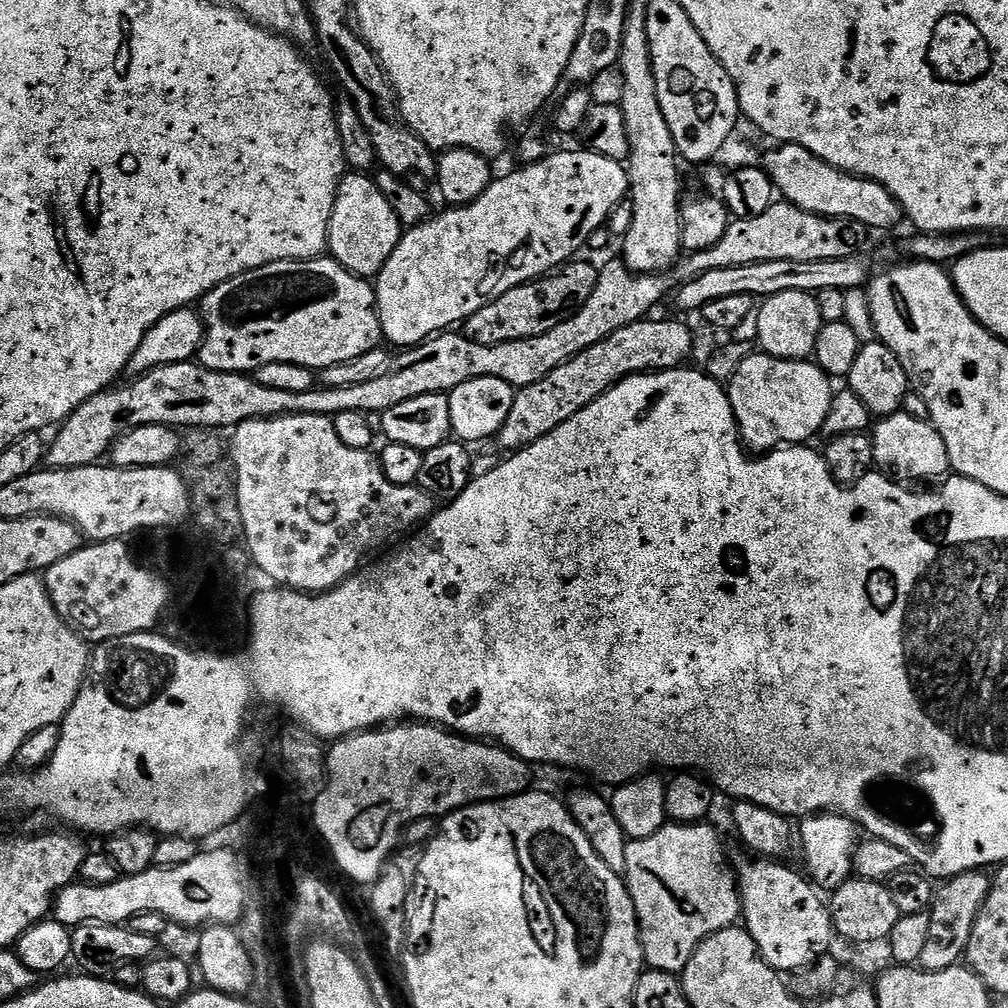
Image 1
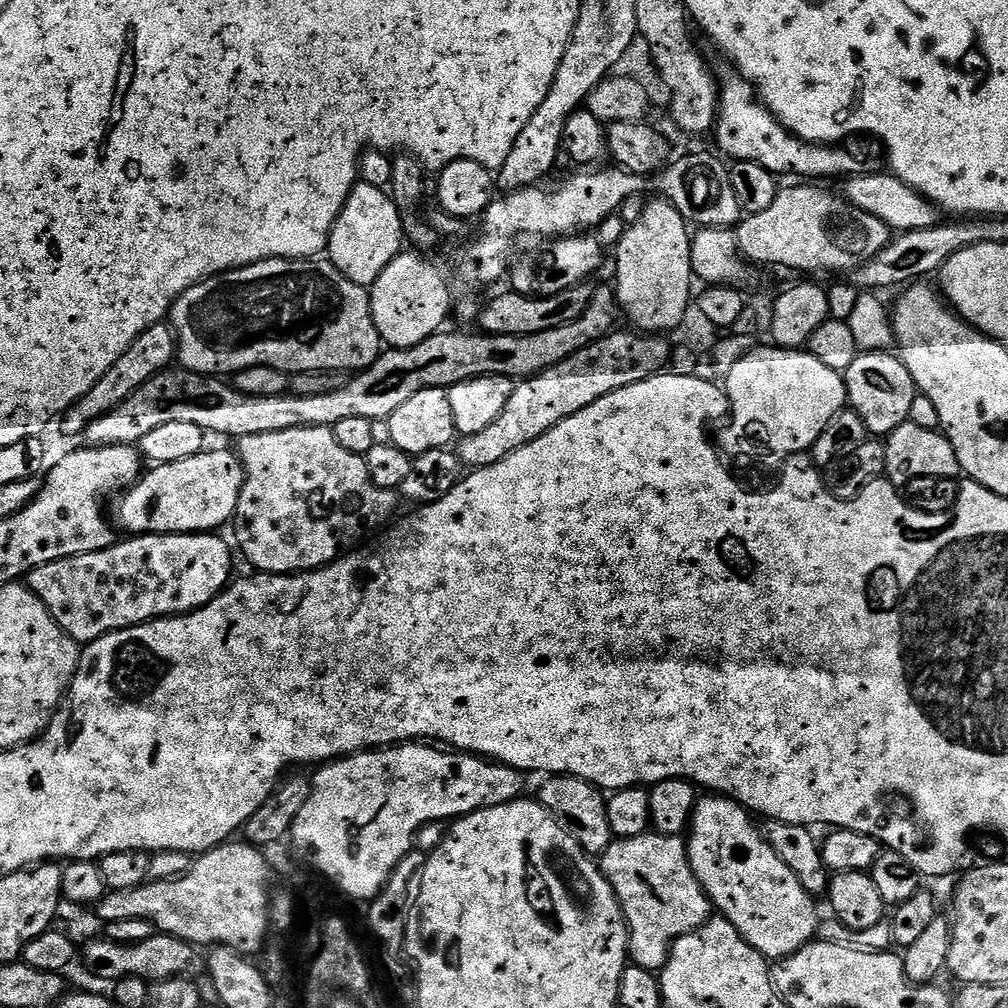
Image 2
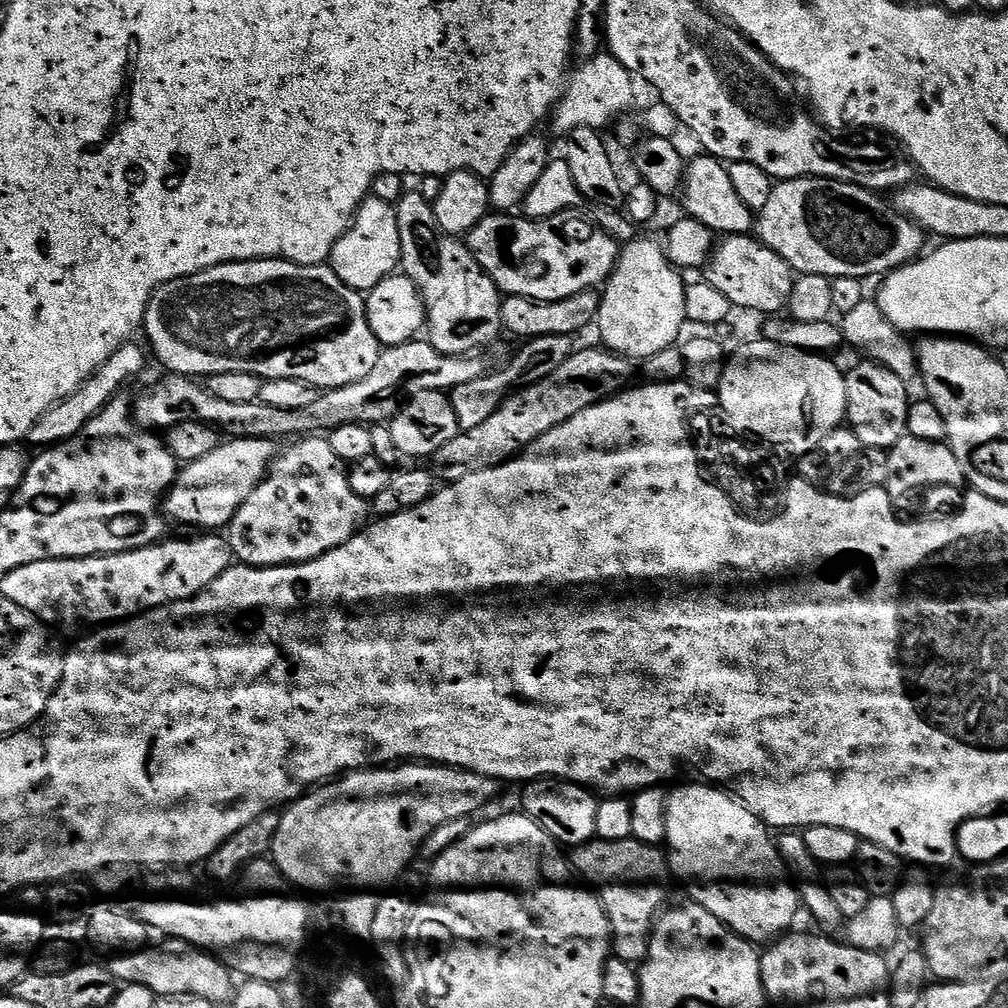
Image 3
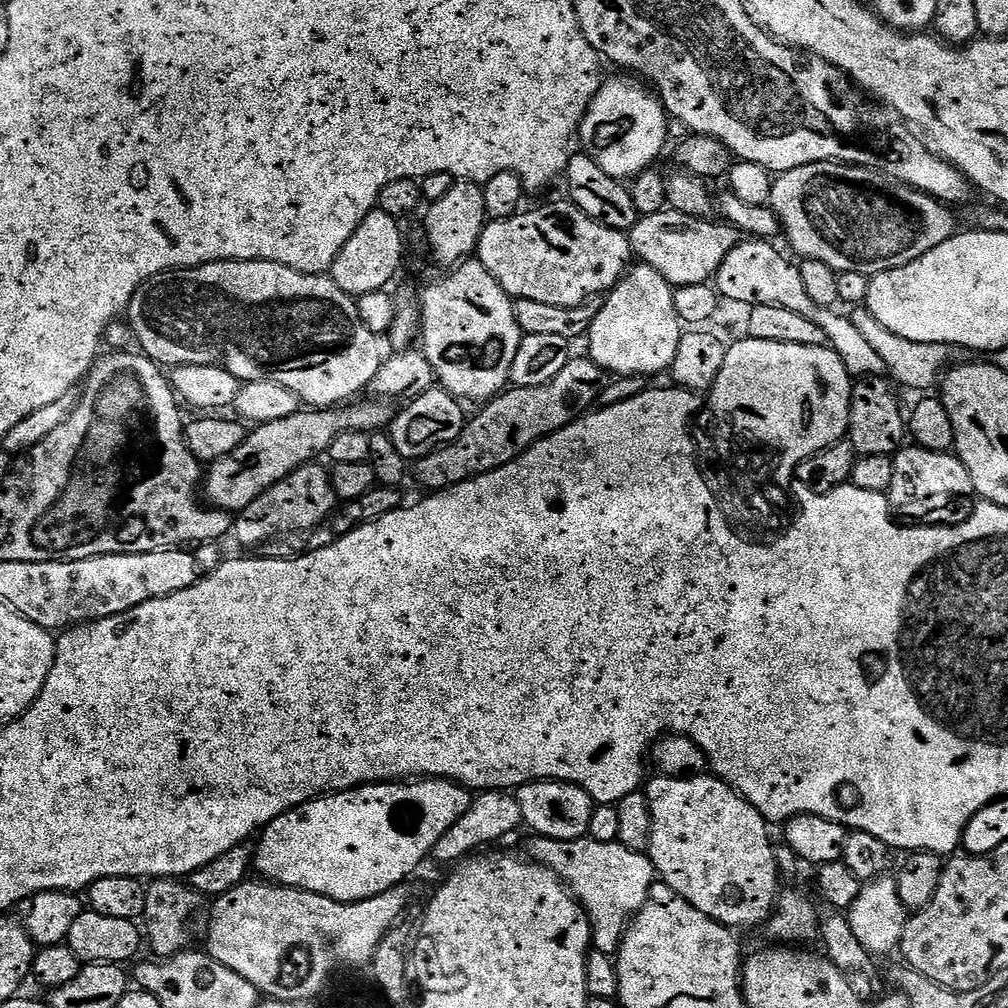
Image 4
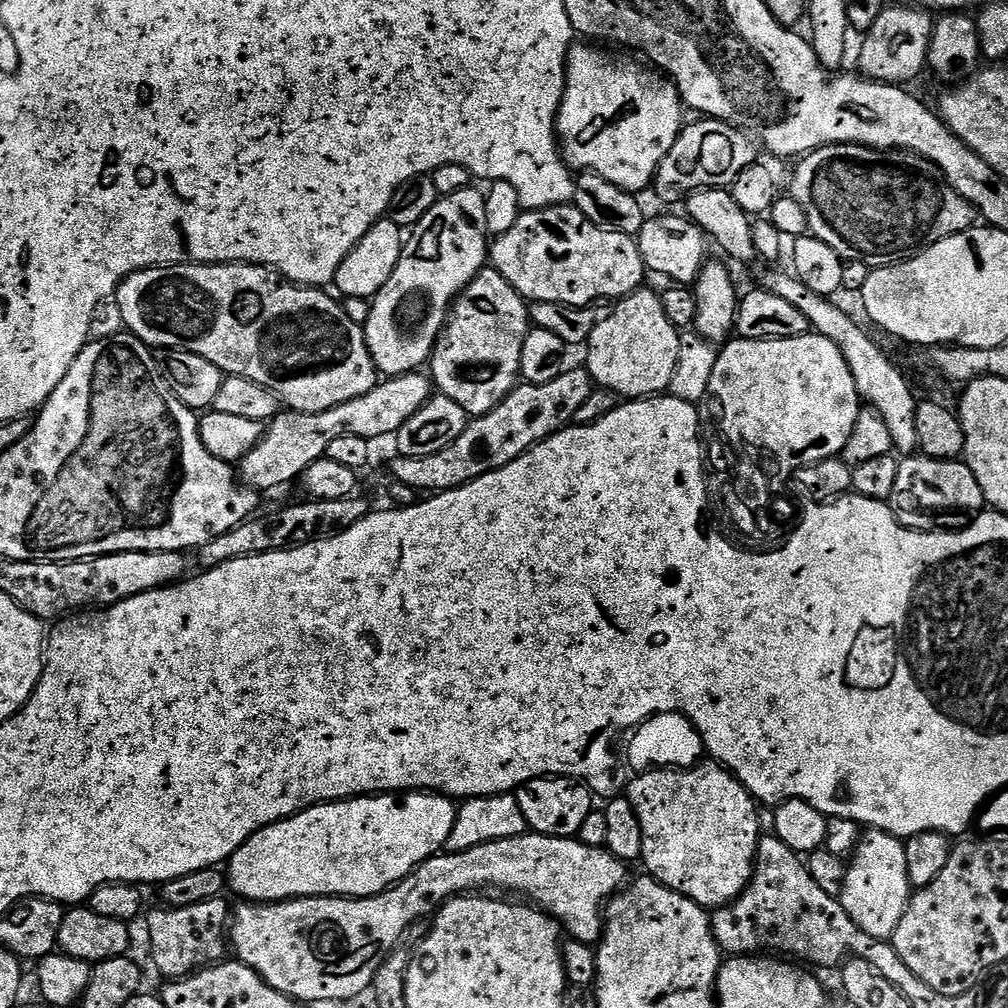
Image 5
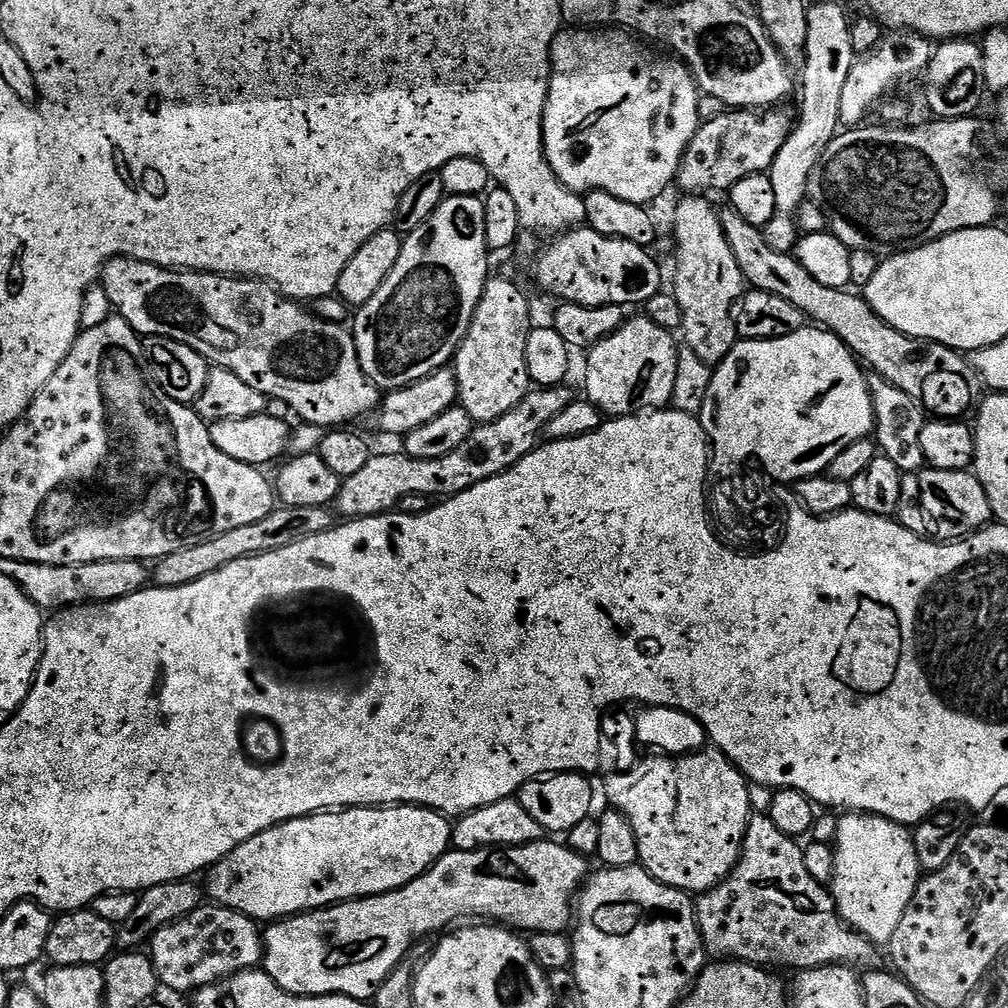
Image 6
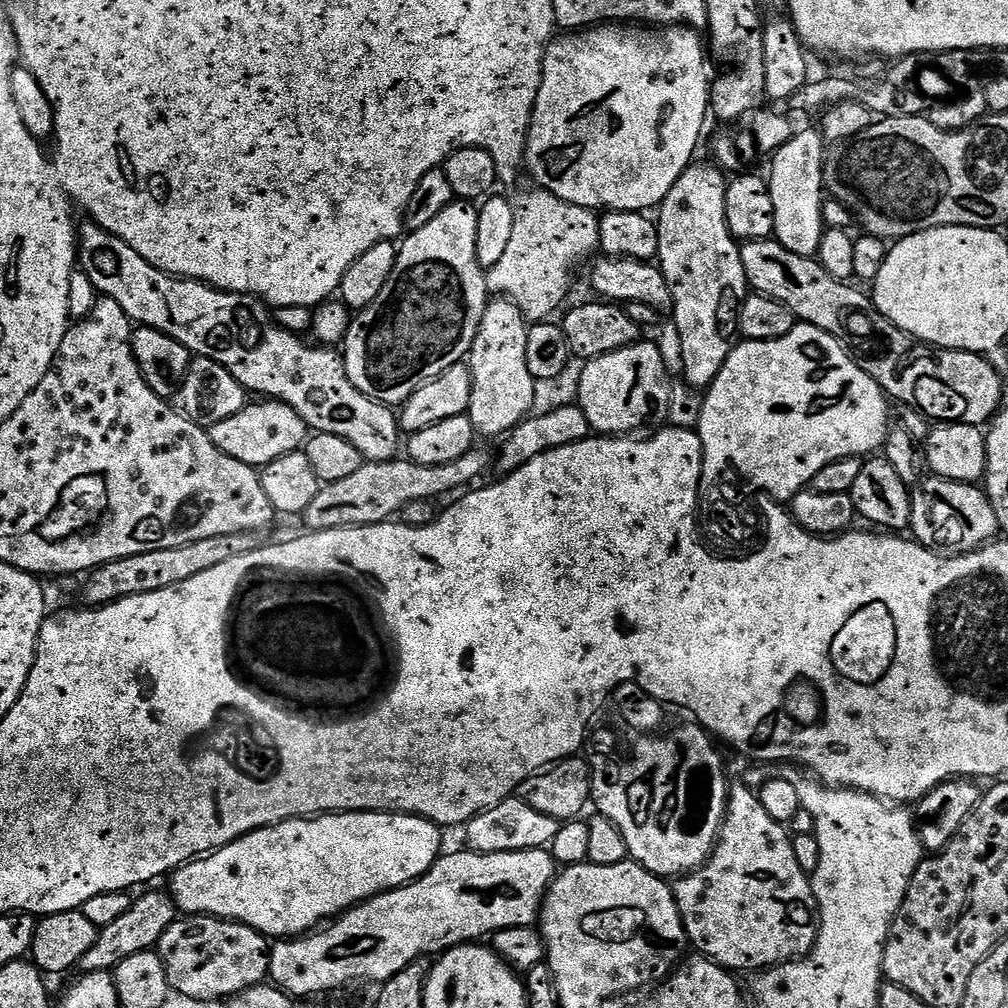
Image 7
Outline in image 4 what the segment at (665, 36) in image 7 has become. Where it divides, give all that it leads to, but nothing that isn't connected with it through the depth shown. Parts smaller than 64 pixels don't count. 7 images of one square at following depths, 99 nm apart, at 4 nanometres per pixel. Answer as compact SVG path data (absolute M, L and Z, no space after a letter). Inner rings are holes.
M624 74L616 75L620 76L614 77L613 80L605 79L601 83L598 94L584 114L578 140L579 143L580 140L584 143L583 151L592 156L594 162L598 162L602 170L606 170L606 174L624 182L627 181L627 176L635 178L656 164L655 160L659 158L664 143L669 143L670 140L670 117L664 111L659 95L649 91L639 79L629 78Z

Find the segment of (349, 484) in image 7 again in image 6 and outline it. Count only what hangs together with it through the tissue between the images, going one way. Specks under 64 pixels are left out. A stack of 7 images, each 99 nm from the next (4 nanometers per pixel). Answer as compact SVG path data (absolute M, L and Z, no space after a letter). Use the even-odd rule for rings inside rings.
M541 388L529 390L526 398L514 406L502 418L492 420L488 424L473 427L470 438L458 446L458 450L450 450L442 458L414 458L397 454L397 456L380 456L373 454L366 466L358 470L358 474L343 477L340 489L334 501L334 508L341 517L348 520L359 520L361 516L382 516L393 511L402 498L407 495L424 495L429 498L447 498L457 496L478 482L486 482L508 468L512 468L526 454L537 447L544 436L544 428L566 407L570 399L567 389Z

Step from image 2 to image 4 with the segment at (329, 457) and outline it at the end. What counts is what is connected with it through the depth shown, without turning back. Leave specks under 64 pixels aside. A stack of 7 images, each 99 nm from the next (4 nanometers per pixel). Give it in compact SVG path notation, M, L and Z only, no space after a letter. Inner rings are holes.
M320 462L304 464L298 470L294 470L282 482L278 482L270 490L266 490L250 506L246 506L243 512L239 513L234 520L234 537L244 548L256 548L259 544L264 544L267 540L272 540L275 536L280 536L283 532L301 532L307 534L313 528L319 528L333 512L337 511L338 501L336 491L332 485L332 477L327 467L323 468Z

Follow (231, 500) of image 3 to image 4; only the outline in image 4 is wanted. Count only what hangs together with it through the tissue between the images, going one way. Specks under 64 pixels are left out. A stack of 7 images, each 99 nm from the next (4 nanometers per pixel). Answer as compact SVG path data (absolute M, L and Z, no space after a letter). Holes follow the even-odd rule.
M384 398L367 399L348 402L343 406L301 410L298 414L290 414L290 418L282 418L279 422L266 422L253 427L245 435L238 450L211 461L209 468L212 469L209 472L207 469L206 479L202 484L207 503L229 514L239 514L266 490L282 482L282 478L286 478L302 465L323 457L330 442L334 442L338 434L346 430L371 434L387 429L394 419L394 408L388 405L391 403Z

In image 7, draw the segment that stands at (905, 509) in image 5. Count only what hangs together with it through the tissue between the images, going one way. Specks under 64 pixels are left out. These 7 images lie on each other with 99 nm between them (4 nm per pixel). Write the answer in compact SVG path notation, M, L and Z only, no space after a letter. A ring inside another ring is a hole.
M925 478L911 489L911 493L912 522L910 532L916 543L924 548L936 549L944 554L959 554L973 552L975 548L982 548L985 544L991 544L997 539L1000 523L994 514L994 506L988 501L988 493L983 487L953 480Z

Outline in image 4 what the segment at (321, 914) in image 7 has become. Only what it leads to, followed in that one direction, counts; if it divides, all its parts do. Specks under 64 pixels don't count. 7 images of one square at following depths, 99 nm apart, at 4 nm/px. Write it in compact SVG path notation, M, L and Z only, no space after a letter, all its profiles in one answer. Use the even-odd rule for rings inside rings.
M424 778L419 782L389 782L386 784L362 784L359 788L351 788L345 792L334 792L327 796L320 796L317 800L306 802L297 808L291 808L286 814L282 814L278 818L274 818L268 823L267 828L259 833L258 841L254 846L254 868L258 873L261 872L265 881L271 882L277 886L286 888L302 888L305 892L317 892L319 896L328 896L331 900L341 900L347 904L353 904L356 900L365 900L366 898L374 898L378 894L382 894L386 890L395 888L397 884L403 884L409 878L408 875L419 866L425 859L426 861L432 855L432 847L438 842L438 838L442 838L442 834L446 834L446 830L450 830L450 826L454 826L454 822L458 818L462 818L462 814L466 814L466 810L470 810L473 793L465 788L463 784L453 784L451 780L442 780L439 778Z

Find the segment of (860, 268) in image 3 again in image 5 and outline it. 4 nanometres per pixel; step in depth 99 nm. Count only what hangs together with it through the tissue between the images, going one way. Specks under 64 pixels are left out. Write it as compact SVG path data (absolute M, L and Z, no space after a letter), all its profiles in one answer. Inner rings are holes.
M826 144L809 152L797 164L800 165L792 176L790 196L806 212L809 233L826 242L845 262L866 262L869 270L912 260L925 248L965 232L978 220L976 207L946 183L940 167L913 152L867 148L861 144Z

